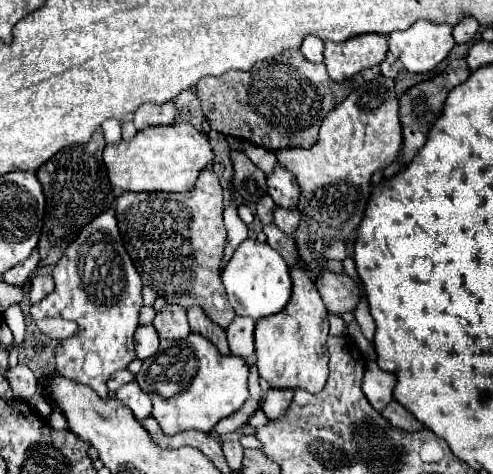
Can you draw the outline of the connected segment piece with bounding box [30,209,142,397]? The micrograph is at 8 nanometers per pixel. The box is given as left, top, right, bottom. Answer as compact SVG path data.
M114 209L104 211L84 227L56 265L52 277L56 289L30 307L32 319L62 317L78 325L76 335L56 347L56 371L76 383L88 385L100 397L110 397L106 387L108 377L128 367L136 357L134 331L142 307L142 279L122 245Z

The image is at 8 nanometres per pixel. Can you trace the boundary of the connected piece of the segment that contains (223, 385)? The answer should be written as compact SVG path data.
M190 333L186 339L160 341L160 349L142 363L136 383L150 395L152 417L166 435L186 429L210 433L220 419L236 413L248 399L248 365L242 357L220 355L208 339Z

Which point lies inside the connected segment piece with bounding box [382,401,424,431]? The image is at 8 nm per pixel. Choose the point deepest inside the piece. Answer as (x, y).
(395, 413)

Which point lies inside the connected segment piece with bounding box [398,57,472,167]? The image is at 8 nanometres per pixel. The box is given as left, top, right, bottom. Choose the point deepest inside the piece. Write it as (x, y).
(422, 104)

